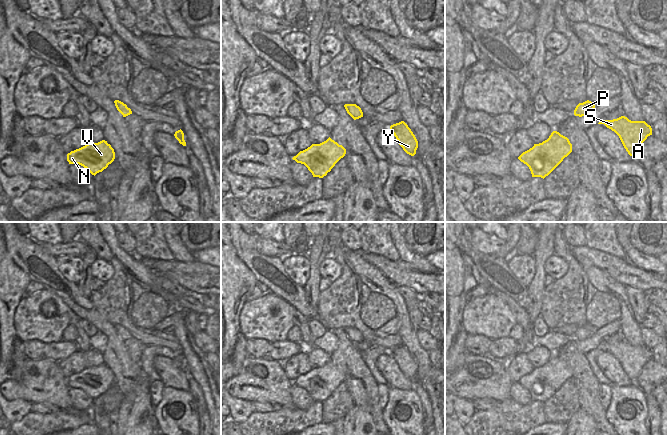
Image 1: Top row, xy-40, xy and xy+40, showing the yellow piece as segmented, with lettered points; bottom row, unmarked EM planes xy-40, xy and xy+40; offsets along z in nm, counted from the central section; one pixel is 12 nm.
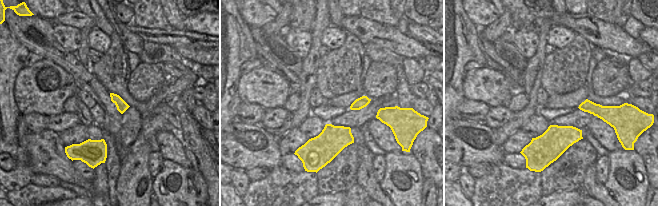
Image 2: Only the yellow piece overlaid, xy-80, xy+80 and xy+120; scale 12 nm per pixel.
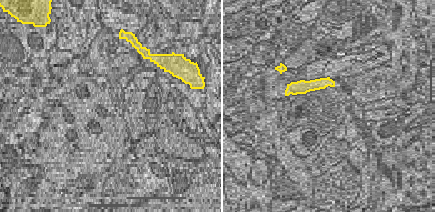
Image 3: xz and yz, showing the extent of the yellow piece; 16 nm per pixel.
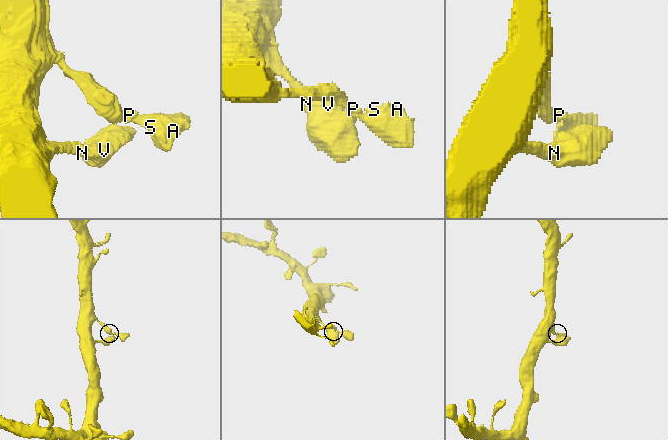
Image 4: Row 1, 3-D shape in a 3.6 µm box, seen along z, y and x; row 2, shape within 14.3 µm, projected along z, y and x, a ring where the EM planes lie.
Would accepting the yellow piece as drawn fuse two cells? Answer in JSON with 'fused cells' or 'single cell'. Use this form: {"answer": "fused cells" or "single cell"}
{"answer": "single cell"}

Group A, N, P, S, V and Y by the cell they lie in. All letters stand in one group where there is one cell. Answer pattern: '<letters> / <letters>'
A N P S V Y

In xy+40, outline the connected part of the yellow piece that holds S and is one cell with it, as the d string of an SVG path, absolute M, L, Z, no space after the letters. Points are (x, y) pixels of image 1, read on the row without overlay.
M625 340L613 344L603 344L598 348L604 348L607 352L614 355L620 362L624 372L633 382L638 378L643 366L648 360L652 359L652 352L645 345L631 345Z

